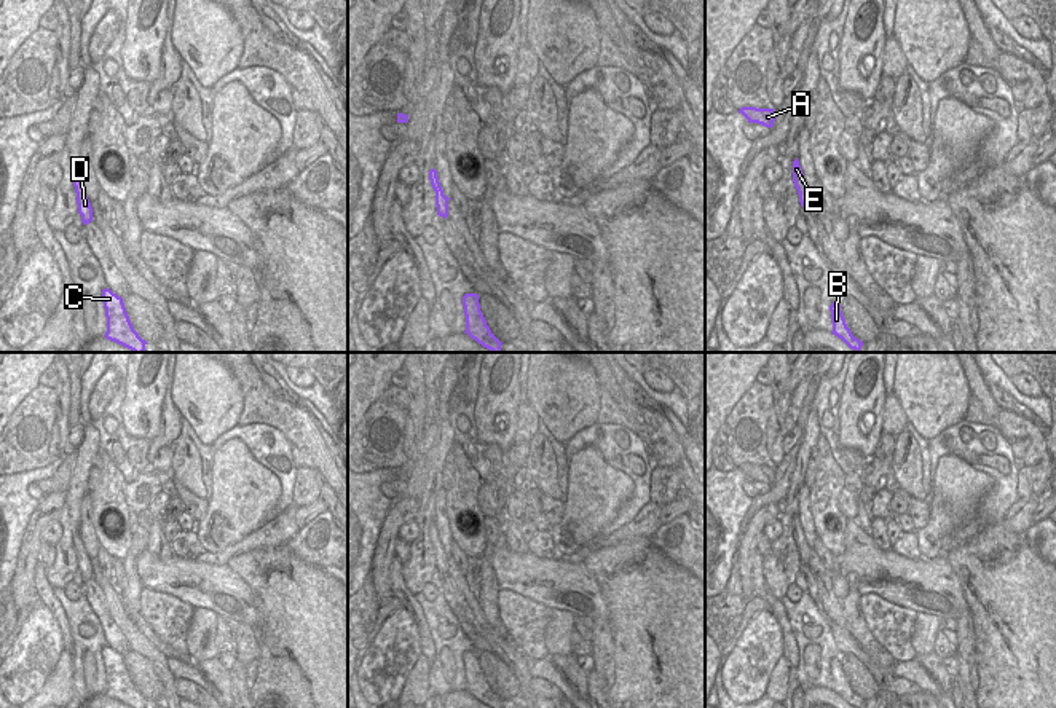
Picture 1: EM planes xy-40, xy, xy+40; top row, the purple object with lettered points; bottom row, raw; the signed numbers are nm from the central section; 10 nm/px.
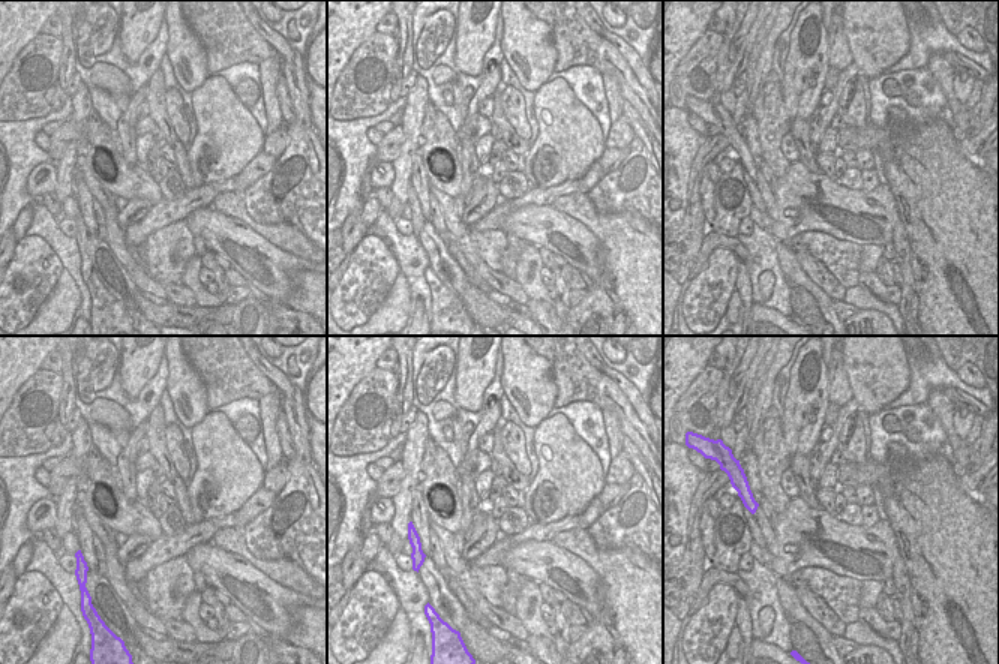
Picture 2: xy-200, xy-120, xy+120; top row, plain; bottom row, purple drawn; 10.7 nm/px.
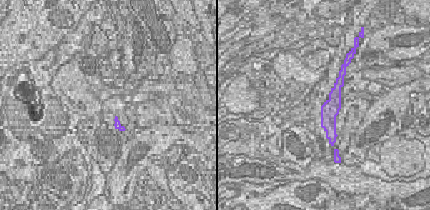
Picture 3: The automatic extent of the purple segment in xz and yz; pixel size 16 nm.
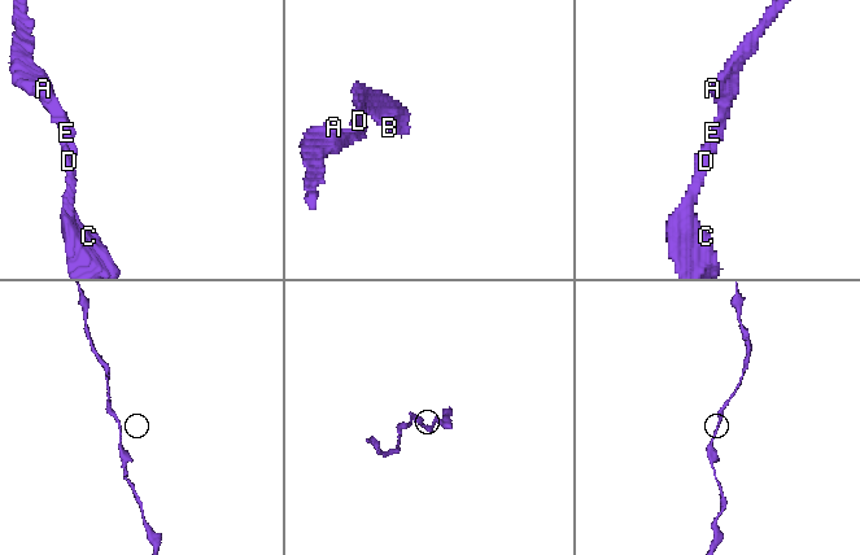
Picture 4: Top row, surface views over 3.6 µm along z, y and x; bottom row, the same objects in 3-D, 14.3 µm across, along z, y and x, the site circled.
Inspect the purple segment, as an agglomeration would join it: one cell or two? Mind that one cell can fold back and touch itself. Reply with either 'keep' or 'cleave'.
keep

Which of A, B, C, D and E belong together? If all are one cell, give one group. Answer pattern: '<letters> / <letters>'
A B C D E

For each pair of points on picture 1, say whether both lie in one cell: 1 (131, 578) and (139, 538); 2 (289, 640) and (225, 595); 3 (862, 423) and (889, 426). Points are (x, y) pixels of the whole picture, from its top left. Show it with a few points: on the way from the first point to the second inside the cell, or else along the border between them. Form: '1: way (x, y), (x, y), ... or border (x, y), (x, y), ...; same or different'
1: way (131, 568), (131, 557), (136, 547); same
2: border (246, 584), (259, 616), (257, 627); different
3: border (887, 394), (881, 412), (881, 431); different

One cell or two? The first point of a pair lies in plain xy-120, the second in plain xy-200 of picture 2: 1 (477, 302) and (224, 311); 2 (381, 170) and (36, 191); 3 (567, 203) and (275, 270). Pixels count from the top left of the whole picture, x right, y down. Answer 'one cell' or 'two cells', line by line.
1: one cell
2: one cell
3: two cells

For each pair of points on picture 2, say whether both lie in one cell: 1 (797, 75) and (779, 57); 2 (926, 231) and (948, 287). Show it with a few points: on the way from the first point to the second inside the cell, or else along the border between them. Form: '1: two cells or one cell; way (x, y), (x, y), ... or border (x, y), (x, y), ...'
1: two cells; border (792, 27), (783, 80), (780, 83)
2: one cell; way (939, 245), (944, 249), (944, 273)

